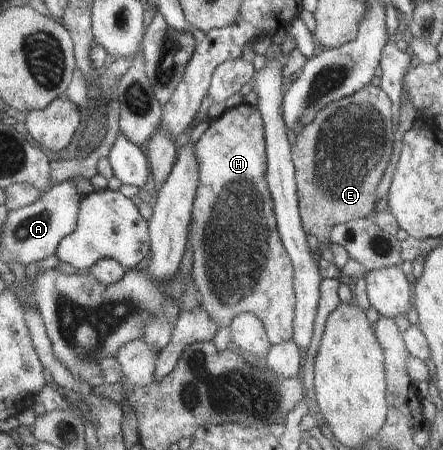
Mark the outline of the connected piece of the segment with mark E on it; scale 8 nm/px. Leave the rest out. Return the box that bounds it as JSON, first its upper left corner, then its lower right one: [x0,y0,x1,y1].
[290,84,395,243]

